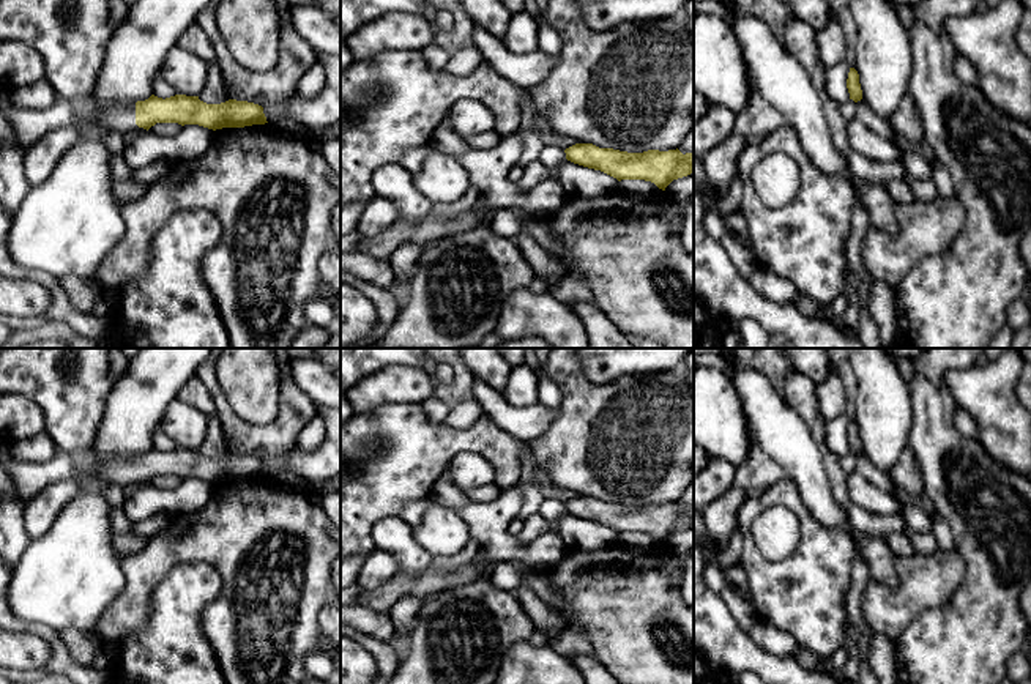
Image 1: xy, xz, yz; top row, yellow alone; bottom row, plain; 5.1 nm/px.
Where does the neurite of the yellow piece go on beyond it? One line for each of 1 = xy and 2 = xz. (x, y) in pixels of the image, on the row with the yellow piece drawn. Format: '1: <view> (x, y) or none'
1: xy (117, 118)
2: none

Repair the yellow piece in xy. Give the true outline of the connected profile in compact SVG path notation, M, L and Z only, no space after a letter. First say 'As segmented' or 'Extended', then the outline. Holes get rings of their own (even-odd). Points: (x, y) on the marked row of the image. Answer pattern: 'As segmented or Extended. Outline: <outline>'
Extended. Outline: M175 95L121 106L96 106L90 96L79 96L71 102L74 126L99 118L109 134L121 136L148 131L156 123L199 125L208 129L244 128L265 125L263 107L248 101L229 99L221 104L207 104L199 96Z

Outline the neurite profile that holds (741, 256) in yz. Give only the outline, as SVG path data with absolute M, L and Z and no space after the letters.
M727 232L720 238L720 243L725 247L730 260L733 262L733 265L739 271L739 274L746 281L749 281L750 276L754 274L754 271L758 268L757 260L752 252L752 247L749 247L741 236L733 235L730 232Z

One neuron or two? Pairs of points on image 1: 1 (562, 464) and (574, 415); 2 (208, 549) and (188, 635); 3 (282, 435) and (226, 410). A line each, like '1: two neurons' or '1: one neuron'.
1: one neuron
2: two neurons
3: one neuron

